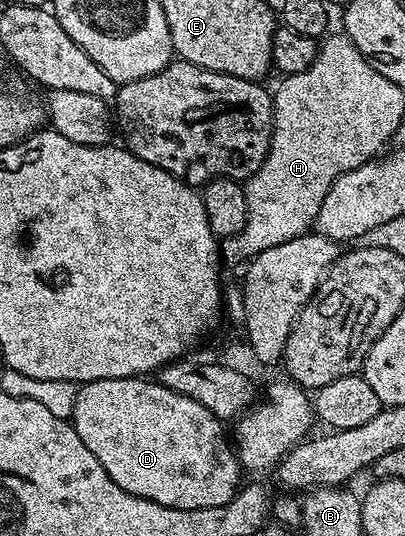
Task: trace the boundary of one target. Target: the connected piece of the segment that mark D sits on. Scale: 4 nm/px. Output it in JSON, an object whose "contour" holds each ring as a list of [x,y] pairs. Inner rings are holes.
{"contour":[[[148,377],[104,378],[103,380],[84,383],[78,389],[77,399],[75,400],[75,412],[71,421],[75,432],[79,432],[79,440],[83,440],[83,444],[87,444],[87,448],[91,448],[91,456],[95,456],[95,460],[99,460],[99,464],[103,464],[107,476],[111,476],[111,480],[115,480],[115,484],[119,484],[119,488],[123,488],[140,498],[151,500],[155,504],[174,506],[177,510],[226,506],[242,485],[243,479],[241,479],[241,474],[243,475],[243,467],[237,460],[230,439],[229,442],[225,439],[225,430],[221,427],[224,426],[222,419],[216,418],[211,412],[207,412],[207,408],[203,404],[199,404],[199,400],[191,400],[191,396],[183,396],[179,392],[171,392],[171,388],[162,386],[160,382],[150,380]]]}

